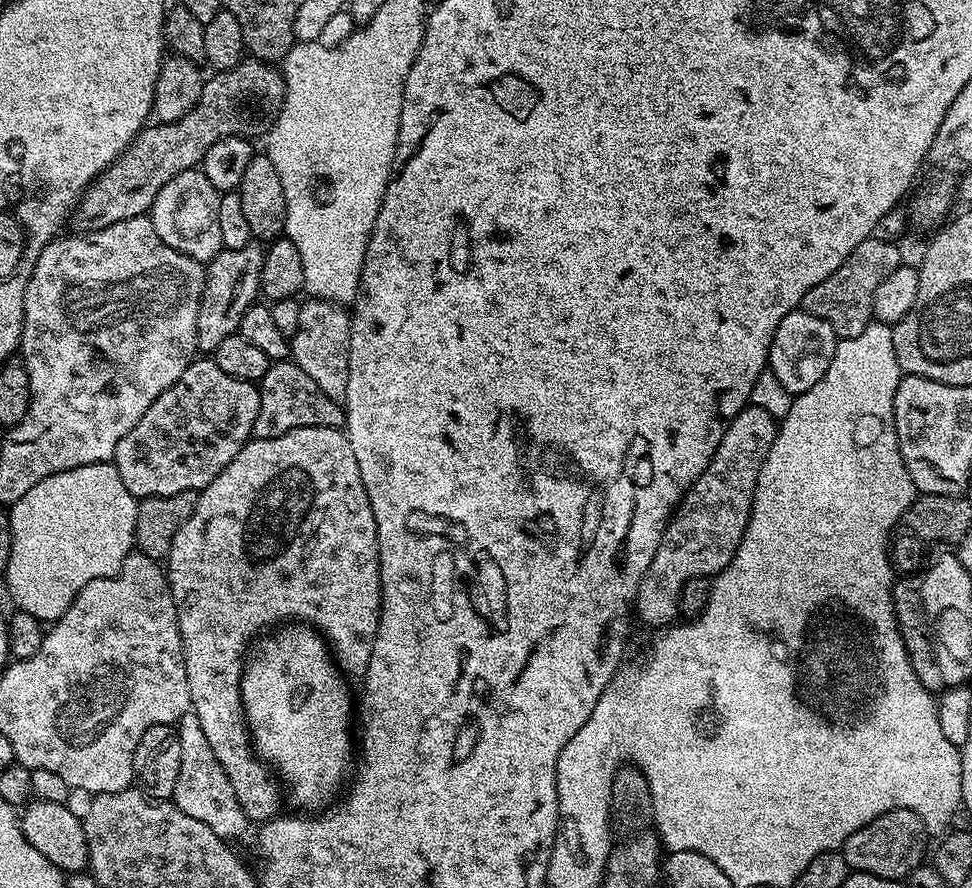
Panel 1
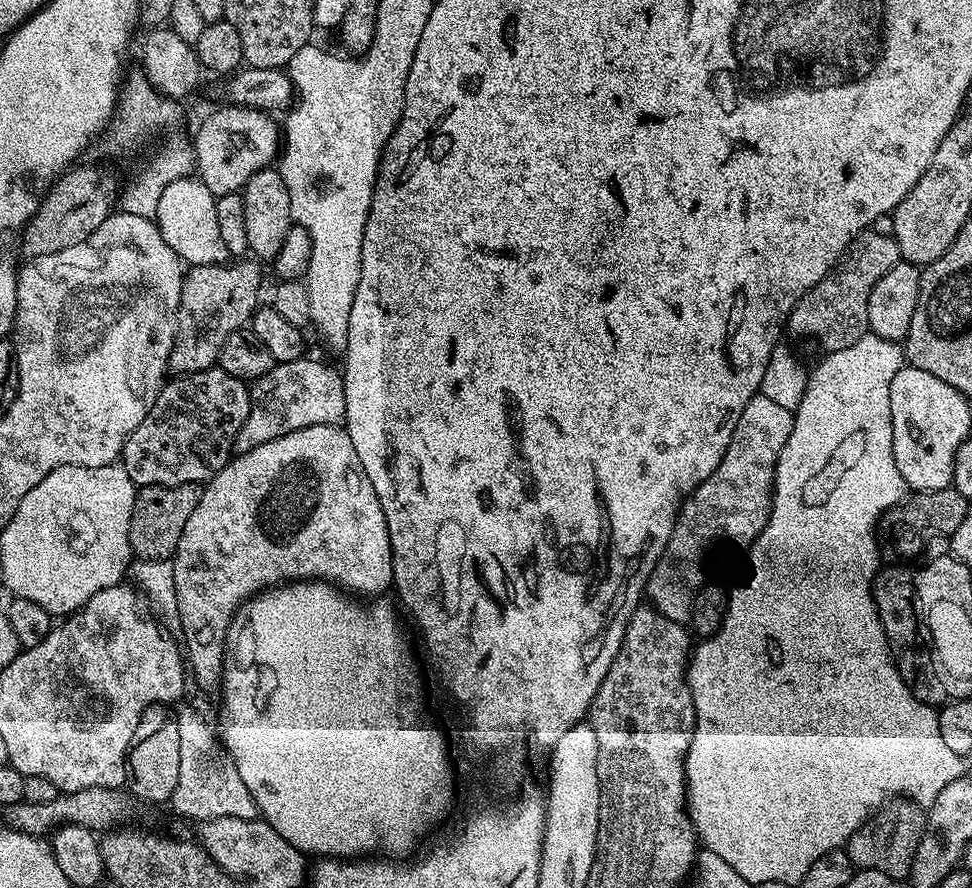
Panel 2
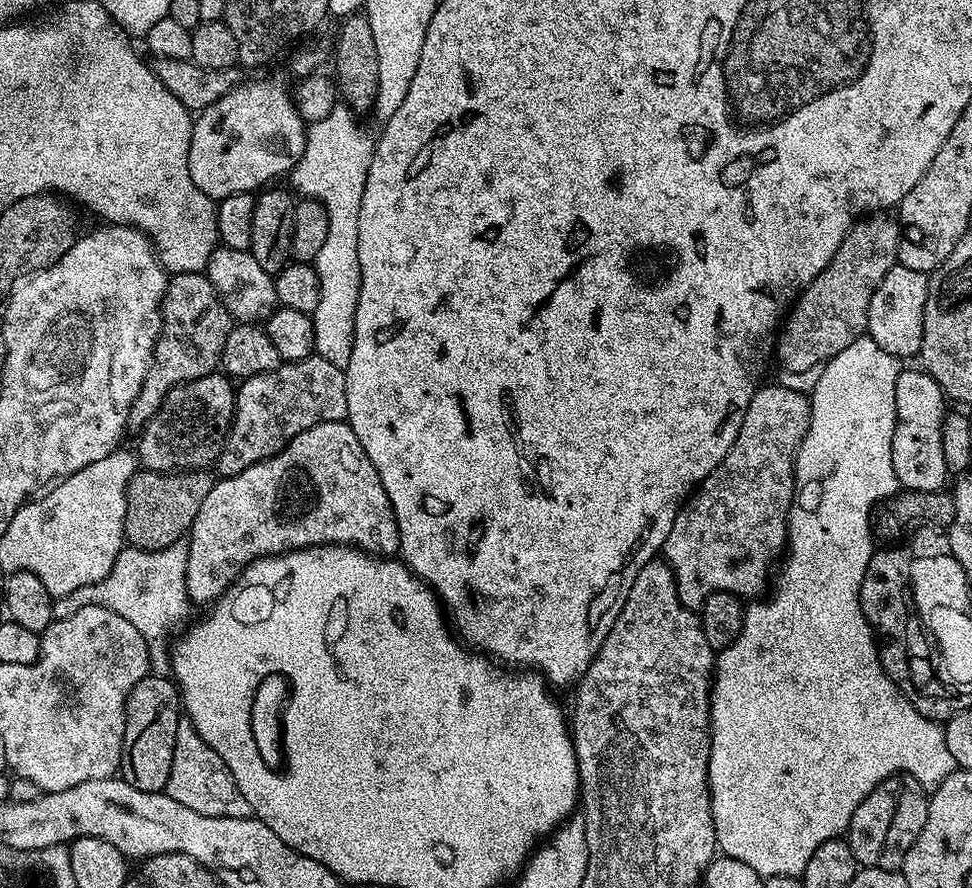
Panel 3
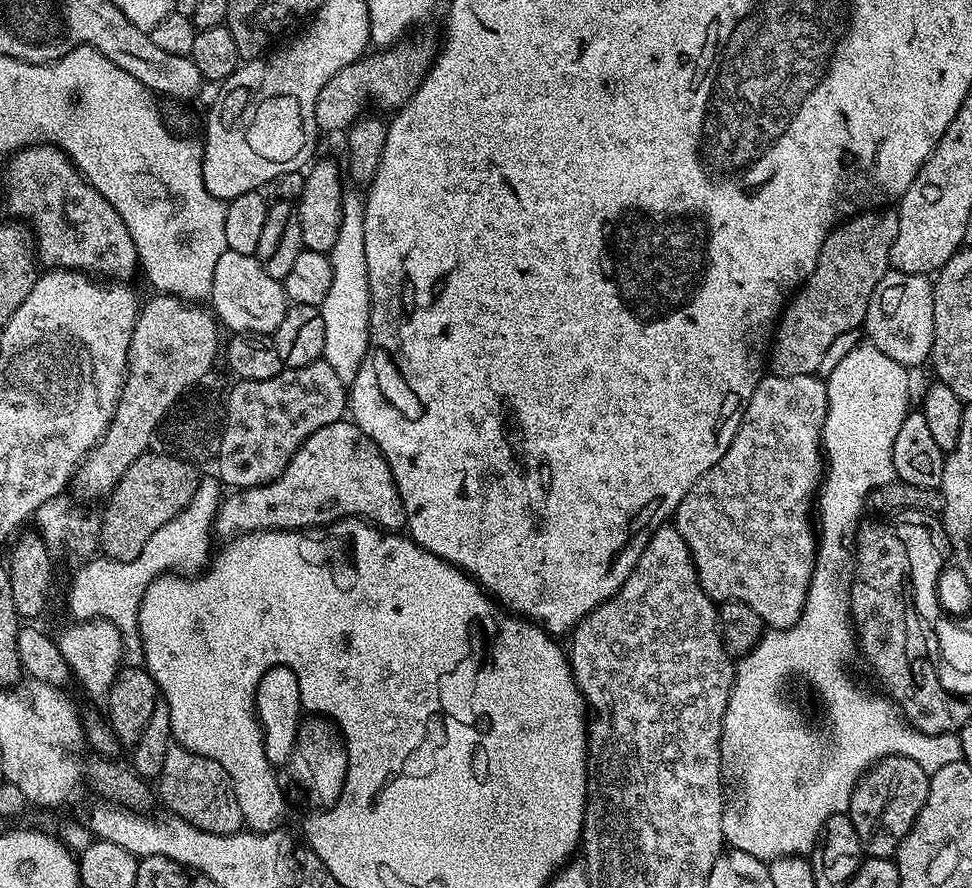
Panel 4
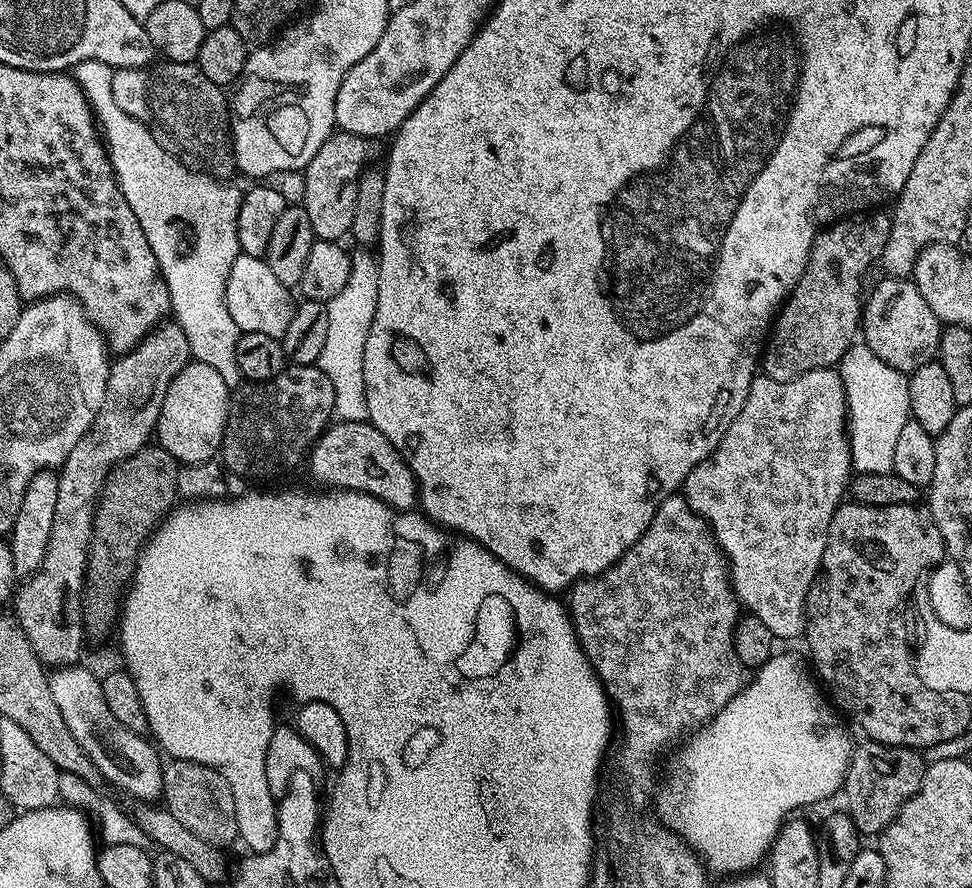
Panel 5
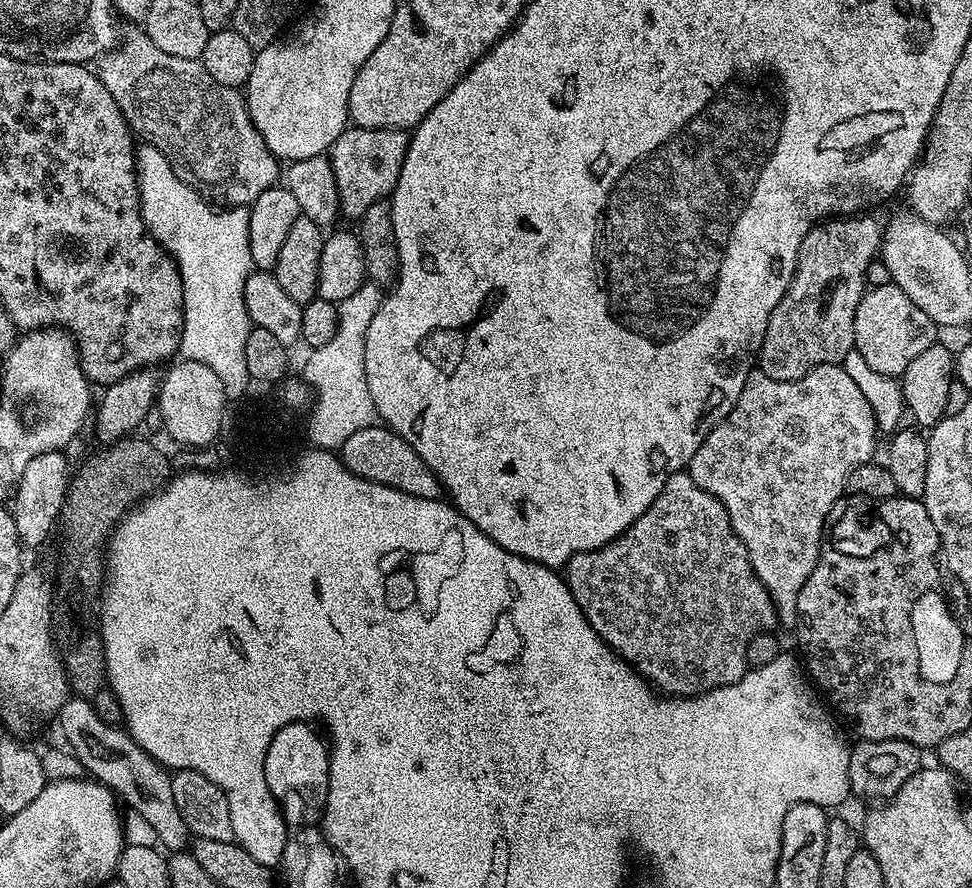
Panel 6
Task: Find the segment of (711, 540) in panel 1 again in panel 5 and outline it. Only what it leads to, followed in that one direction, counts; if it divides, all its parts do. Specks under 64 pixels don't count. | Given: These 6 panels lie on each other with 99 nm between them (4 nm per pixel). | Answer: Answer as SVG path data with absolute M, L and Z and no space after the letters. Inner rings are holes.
M835 367L819 368L810 370L806 374L798 374L792 380L775 380L763 374L757 374L750 382L750 390L746 394L746 402L742 410L738 410L738 418L722 434L715 450L708 455L706 460L698 462L694 470L685 478L682 485L682 495L684 500L703 520L708 521L708 526L712 530L712 537L716 539L716 544L723 552L725 560L728 562L728 575L732 581L732 593L736 599L751 615L762 618L766 626L770 629L770 634L775 636L777 641L792 640L795 636L803 637L806 632L806 621L804 618L804 607L810 586L814 578L820 572L820 563L826 550L828 541L828 531L832 516L836 509L841 507L840 500L850 488L850 481L854 475L852 467L852 451L848 445L848 403L846 402L846 390L840 377L839 371Z

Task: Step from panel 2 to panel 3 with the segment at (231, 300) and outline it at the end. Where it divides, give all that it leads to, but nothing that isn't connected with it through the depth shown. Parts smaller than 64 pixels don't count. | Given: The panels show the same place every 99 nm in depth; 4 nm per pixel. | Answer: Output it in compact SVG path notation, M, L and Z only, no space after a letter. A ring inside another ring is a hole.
M177 272L169 279L164 291L164 304L160 308L160 336L156 339L152 365L142 382L142 390L138 392L138 398L134 400L134 406L128 415L129 429L139 430L147 424L150 418L154 418L166 394L170 394L174 386L208 376L220 368L222 346L226 346L226 334L230 334L233 323L232 315L226 310L226 306L220 300L220 295L214 290L214 286L204 272L191 272L190 274Z

